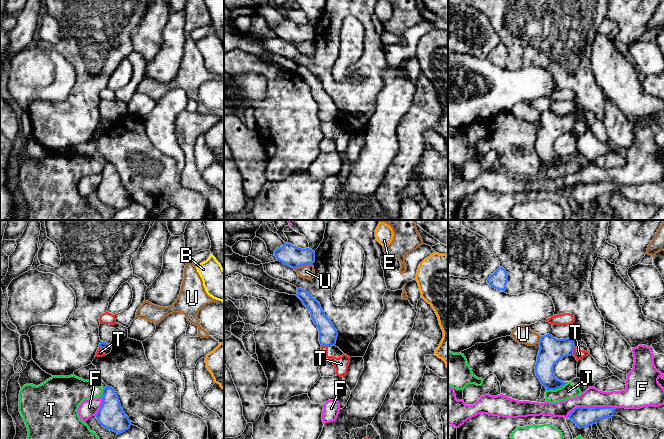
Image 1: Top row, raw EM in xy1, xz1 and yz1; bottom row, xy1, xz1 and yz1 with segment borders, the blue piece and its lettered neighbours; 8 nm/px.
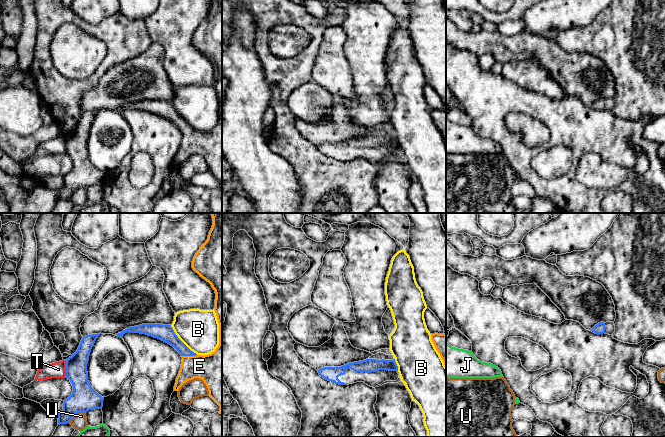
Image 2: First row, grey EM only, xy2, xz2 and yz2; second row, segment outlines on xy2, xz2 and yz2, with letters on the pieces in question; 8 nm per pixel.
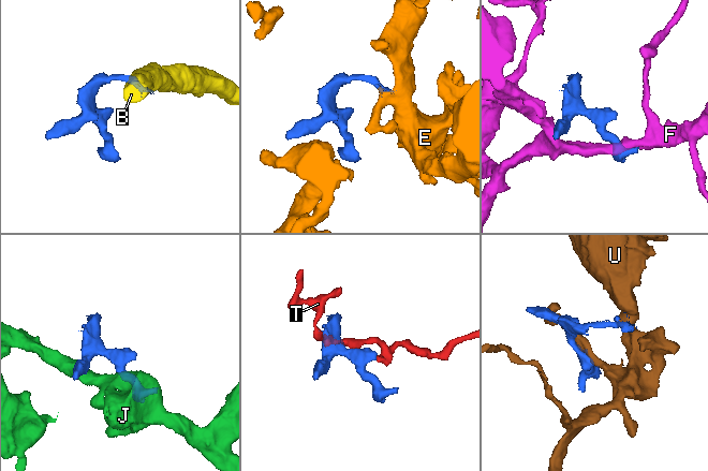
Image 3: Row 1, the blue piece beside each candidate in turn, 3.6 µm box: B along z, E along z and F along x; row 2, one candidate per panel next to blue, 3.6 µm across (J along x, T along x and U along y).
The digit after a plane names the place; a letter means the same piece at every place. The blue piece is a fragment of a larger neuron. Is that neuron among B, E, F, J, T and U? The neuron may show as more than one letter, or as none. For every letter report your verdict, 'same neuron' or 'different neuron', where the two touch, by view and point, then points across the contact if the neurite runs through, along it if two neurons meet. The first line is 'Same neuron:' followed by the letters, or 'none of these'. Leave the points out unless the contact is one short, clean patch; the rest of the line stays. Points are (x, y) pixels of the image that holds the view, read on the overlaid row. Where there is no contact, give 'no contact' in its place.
Same neuron: E
B: different neuron; contact xy2 (181, 341); border xy2 (170, 325), (174, 333), (197, 354)
E: same neuron; contact xy2 (188, 355); way xy2 (166, 333), (188, 355), (199, 366), (215, 369)
F: different neuron; contact yz1 (590, 407); border yz1 (615, 407), (576, 407), (566, 417)
J: different neuron; contact yz1 (556, 388); border yz1 (566, 382), (560, 387), (546, 390)
T: different neuron; contact xy2 (66, 368)
U: different neuron; contact xy2 (76, 413)

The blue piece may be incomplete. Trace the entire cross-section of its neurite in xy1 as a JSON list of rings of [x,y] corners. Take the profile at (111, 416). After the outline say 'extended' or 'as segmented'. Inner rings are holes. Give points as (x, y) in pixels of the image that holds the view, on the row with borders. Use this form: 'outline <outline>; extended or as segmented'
outline [[[112,387],[103,389],[102,405],[96,414],[98,422],[110,431],[121,434],[132,425],[123,411],[119,398]]]; as segmented

